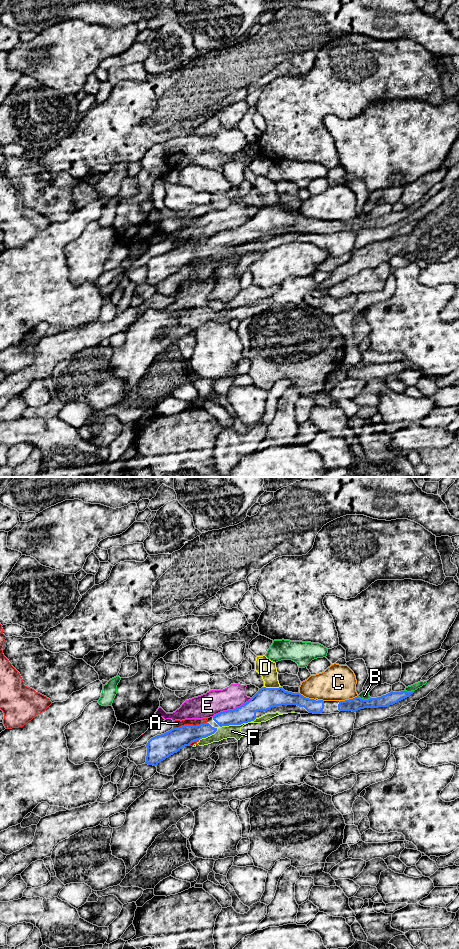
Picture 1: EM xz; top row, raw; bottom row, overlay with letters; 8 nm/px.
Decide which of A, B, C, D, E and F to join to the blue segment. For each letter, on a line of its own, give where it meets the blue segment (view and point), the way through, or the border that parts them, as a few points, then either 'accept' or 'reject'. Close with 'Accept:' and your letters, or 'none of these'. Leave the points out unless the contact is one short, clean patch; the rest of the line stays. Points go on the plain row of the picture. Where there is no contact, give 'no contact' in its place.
A: meets blue in xz at (189, 245); reject
B: meets blue in xz at (363, 219); reject
C: meets blue in xz at (349, 219); reject
D: meets blue in xz at (272, 208); reject
E: meets blue in xz at (231, 230); reject
F: meets blue in xz at (238, 244); reject
Accept: none of these

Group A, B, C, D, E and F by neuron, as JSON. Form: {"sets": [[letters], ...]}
{"sets": [["A", "F"], ["B"], ["C"], ["D"], ["E"]]}

